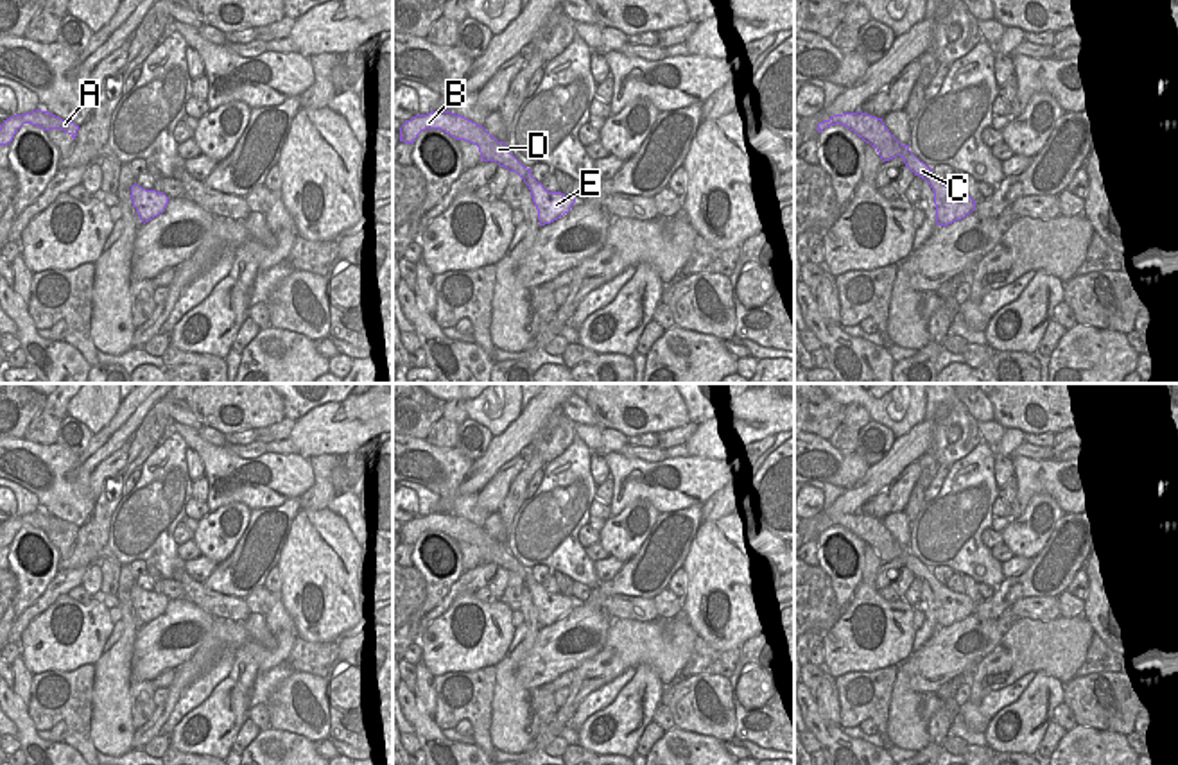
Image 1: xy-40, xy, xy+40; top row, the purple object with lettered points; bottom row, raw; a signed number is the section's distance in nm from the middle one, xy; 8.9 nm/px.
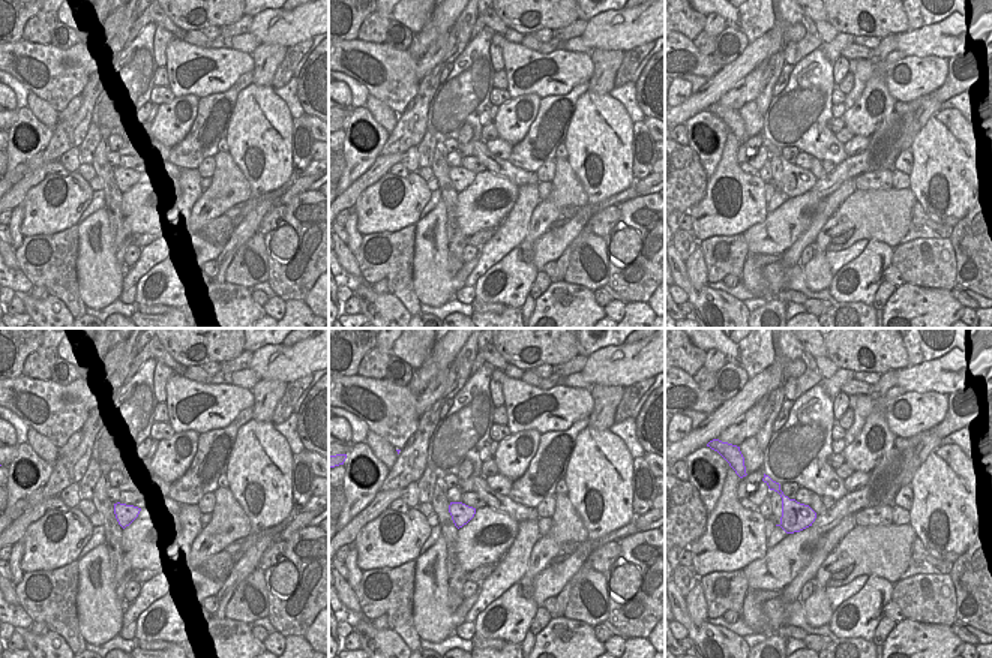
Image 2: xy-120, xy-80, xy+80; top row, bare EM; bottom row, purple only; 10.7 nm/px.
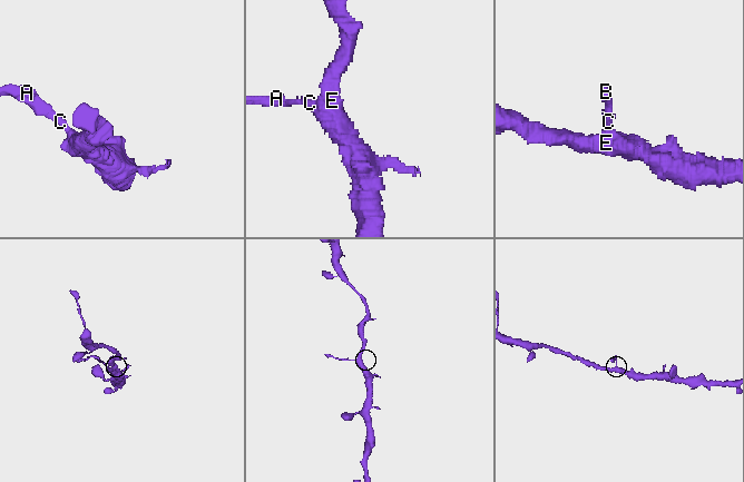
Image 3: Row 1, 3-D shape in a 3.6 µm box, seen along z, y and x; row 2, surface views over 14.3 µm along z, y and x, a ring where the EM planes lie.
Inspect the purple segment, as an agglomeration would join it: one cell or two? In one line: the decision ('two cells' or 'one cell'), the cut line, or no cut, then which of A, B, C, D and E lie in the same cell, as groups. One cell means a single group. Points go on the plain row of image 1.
two cells | xy (529, 574), (524, 583) | A B C D / E

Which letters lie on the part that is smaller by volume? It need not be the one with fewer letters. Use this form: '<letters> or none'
A, B, C, D

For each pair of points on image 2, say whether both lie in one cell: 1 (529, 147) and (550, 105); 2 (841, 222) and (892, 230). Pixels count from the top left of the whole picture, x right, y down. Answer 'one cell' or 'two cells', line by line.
1: one cell
2: one cell

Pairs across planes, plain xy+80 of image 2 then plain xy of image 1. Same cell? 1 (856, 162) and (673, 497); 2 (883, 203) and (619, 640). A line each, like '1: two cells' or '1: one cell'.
1: two cells
2: one cell

